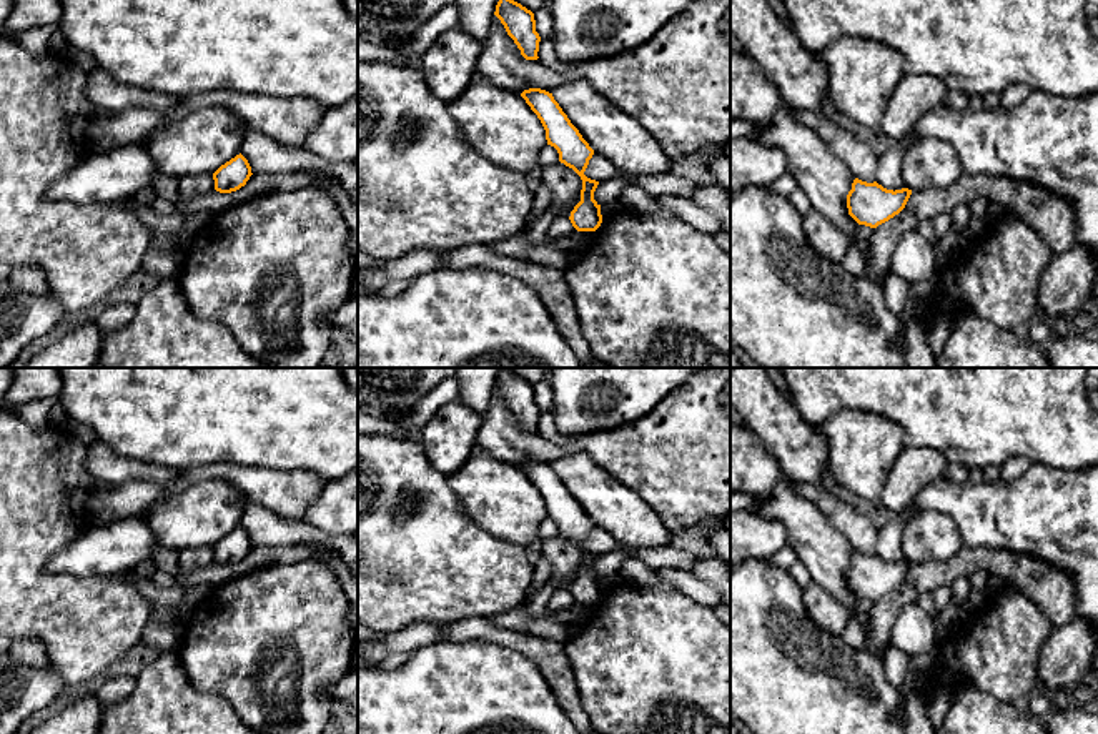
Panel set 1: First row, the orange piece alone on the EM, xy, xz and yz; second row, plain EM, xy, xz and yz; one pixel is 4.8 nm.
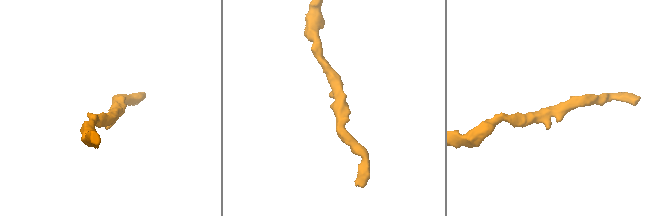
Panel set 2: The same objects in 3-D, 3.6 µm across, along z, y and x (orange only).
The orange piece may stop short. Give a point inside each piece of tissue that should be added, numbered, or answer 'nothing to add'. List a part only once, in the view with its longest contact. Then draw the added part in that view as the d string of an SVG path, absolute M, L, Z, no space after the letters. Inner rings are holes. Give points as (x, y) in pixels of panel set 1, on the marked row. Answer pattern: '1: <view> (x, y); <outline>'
nothing to add

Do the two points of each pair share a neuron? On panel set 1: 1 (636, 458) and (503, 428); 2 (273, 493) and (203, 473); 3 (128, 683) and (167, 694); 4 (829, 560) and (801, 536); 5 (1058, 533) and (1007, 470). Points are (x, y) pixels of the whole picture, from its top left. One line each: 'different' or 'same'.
1: same
2: same
3: different
4: same
5: different

